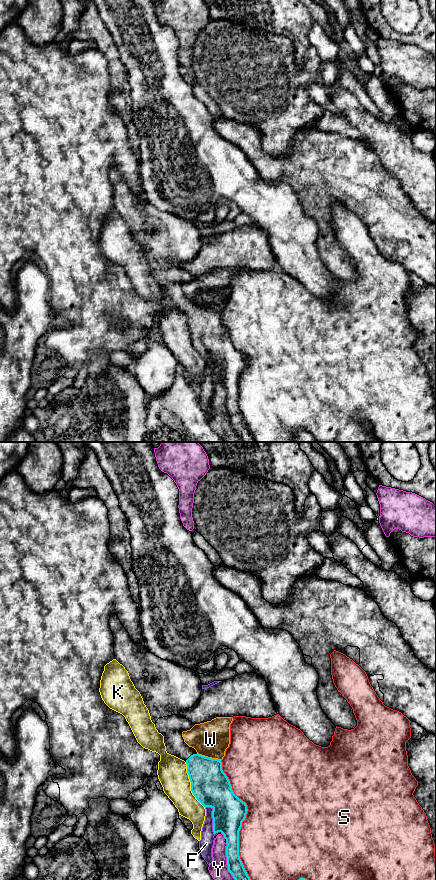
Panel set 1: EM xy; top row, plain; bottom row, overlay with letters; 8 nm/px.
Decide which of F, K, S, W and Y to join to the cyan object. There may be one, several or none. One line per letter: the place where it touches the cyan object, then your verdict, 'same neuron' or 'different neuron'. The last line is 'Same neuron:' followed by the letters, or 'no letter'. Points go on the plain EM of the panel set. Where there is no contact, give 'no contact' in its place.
F: contact xy (213, 371); different neuron
K: contact xy (191, 337); different neuron
S: contact xy (241, 376); different neuron
W: contact xy (209, 310); different neuron
Y: contact xy (228, 418); different neuron
Same neuron: no letter

